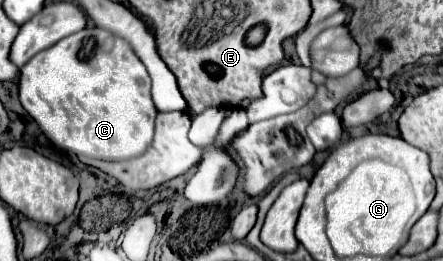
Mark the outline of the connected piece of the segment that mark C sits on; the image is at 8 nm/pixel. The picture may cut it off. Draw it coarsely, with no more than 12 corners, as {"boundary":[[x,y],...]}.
{"boundary":[[86,27],[20,69],[19,100],[78,157],[148,149],[132,47]]}

